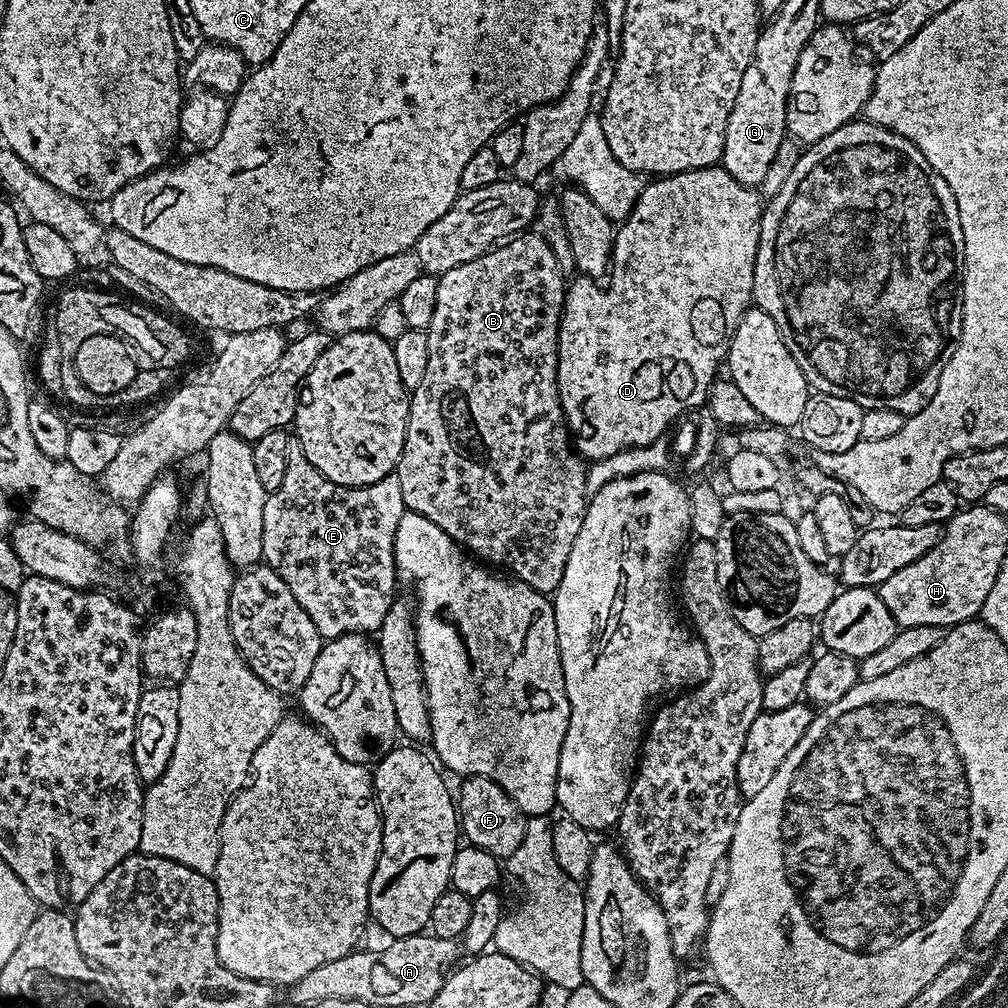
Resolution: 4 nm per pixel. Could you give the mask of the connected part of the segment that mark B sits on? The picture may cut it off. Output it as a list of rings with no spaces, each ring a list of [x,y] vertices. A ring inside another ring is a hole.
[[[535,234],[513,236],[491,251],[475,257],[473,261],[455,266],[439,277],[438,302],[434,306],[434,318],[426,330],[430,342],[430,363],[426,366],[422,382],[418,382],[410,396],[406,438],[394,473],[398,478],[398,486],[402,486],[402,502],[407,511],[430,518],[434,526],[450,534],[450,538],[467,549],[473,557],[489,565],[501,564],[509,568],[513,572],[509,573],[519,583],[528,584],[534,591],[545,594],[555,593],[556,587],[562,582],[562,574],[566,574],[566,562],[570,562],[570,550],[574,550],[578,530],[582,530],[584,509],[588,507],[590,499],[590,493],[586,490],[588,469],[573,441],[568,441],[570,429],[566,423],[564,407],[560,404],[558,350],[565,291],[566,276],[554,258],[554,250],[550,250],[544,239]]]

